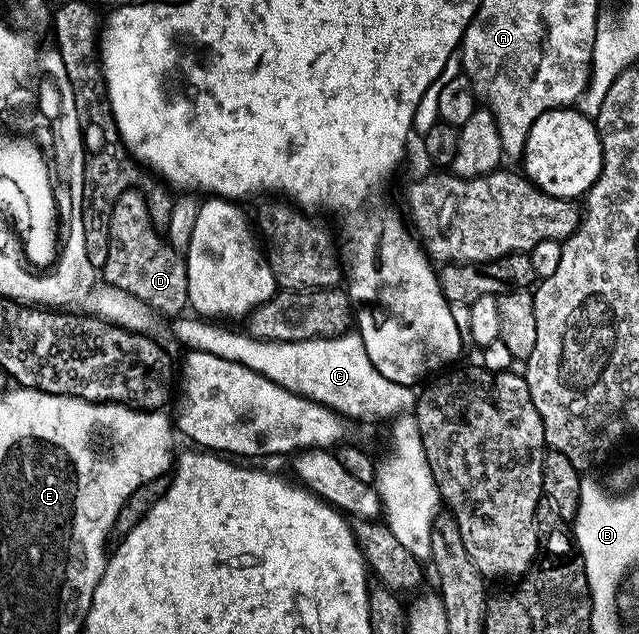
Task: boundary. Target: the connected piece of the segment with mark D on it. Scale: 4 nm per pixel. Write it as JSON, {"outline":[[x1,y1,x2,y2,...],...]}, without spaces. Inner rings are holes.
{"outline":[[134,189,124,191,112,207,108,259,100,267,100,273,106,276,103,277,105,284,140,299,159,316,174,319,189,306,188,275,183,254,176,252,165,236,155,229,144,195]]}

